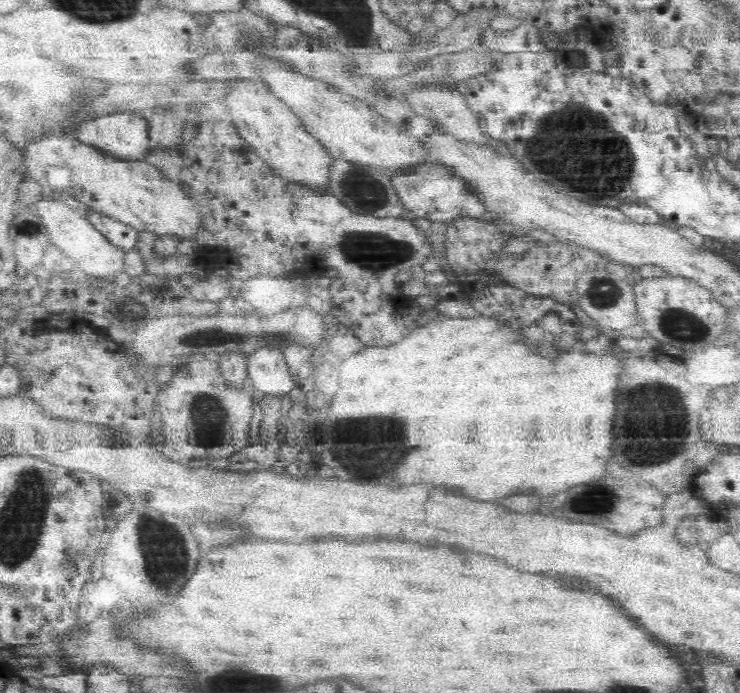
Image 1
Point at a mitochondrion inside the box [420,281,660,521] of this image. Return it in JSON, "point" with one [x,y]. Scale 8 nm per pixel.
{"point":[602,503]}

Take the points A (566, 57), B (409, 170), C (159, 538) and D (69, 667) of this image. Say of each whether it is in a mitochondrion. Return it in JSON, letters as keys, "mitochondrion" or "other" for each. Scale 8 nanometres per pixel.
{"A":"other","B":"other","C":"mitochondrion","D":"other"}

